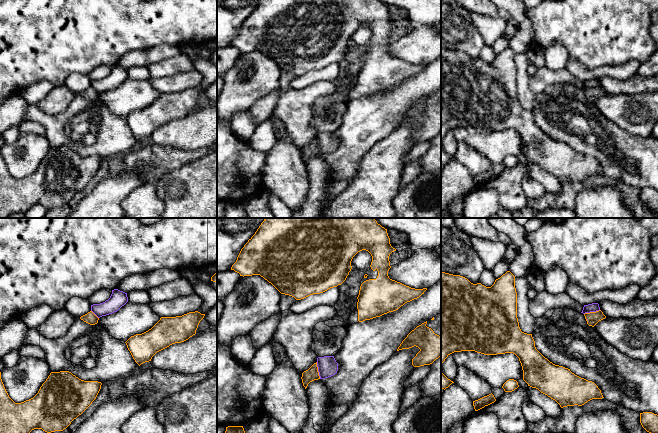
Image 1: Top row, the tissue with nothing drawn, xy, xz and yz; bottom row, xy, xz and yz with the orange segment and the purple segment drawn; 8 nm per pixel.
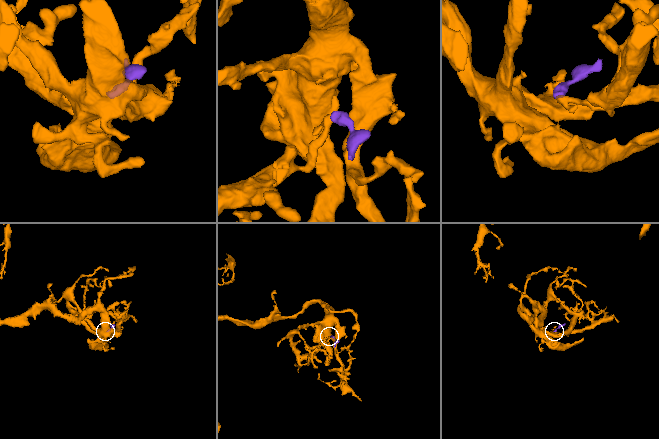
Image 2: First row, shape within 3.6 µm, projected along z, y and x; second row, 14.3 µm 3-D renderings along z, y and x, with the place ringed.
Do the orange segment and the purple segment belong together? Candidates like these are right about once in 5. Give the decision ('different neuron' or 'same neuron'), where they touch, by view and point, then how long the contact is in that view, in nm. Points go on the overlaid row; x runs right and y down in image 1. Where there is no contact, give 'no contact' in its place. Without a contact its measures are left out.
different neuron | xz (317, 370) | 140 nm

